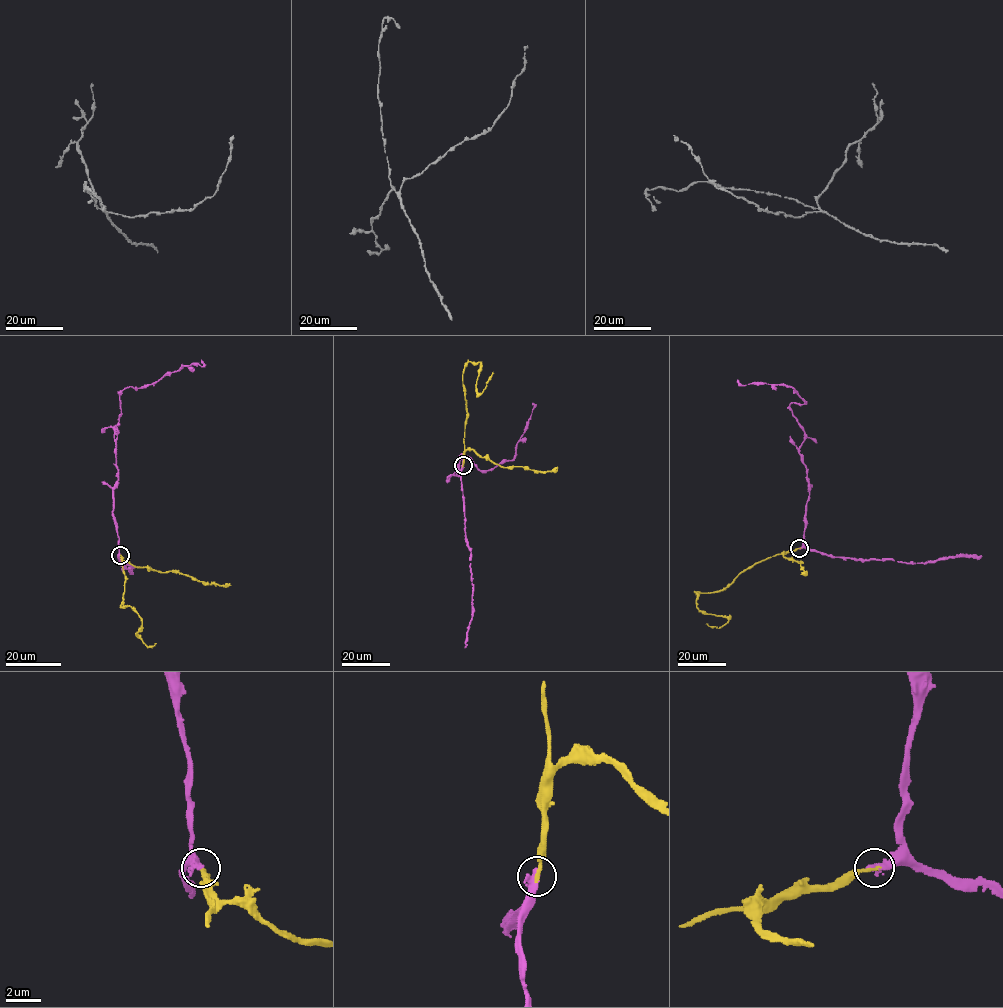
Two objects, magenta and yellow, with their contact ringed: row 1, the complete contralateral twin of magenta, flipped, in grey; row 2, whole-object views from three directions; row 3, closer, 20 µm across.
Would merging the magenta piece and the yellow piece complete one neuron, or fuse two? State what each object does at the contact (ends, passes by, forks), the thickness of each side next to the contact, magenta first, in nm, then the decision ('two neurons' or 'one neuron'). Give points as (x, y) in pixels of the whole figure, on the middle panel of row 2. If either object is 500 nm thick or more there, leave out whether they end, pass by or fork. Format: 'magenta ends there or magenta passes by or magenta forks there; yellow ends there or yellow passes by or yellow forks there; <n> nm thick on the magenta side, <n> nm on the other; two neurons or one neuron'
magenta ends there; yellow ends there; 400 nm thick on the magenta side, 240 nm on the other; one neuron

